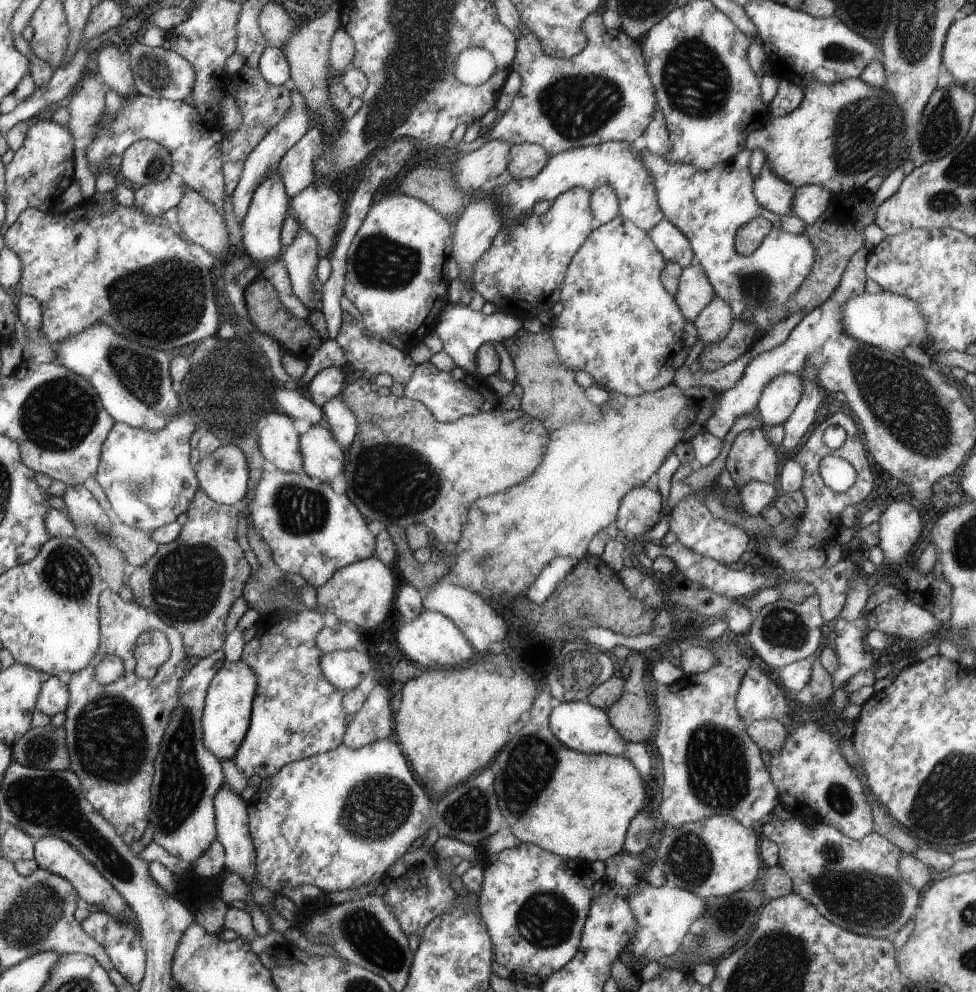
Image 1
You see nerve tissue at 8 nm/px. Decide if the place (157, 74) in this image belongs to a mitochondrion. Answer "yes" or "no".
yes

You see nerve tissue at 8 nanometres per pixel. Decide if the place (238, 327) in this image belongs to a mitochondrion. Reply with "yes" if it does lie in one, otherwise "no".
no

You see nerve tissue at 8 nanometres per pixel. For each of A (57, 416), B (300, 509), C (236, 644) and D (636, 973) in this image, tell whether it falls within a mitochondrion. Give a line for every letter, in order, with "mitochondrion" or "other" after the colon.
A: mitochondrion
B: mitochondrion
C: other
D: other

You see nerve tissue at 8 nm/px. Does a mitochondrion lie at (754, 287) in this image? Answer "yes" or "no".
yes

